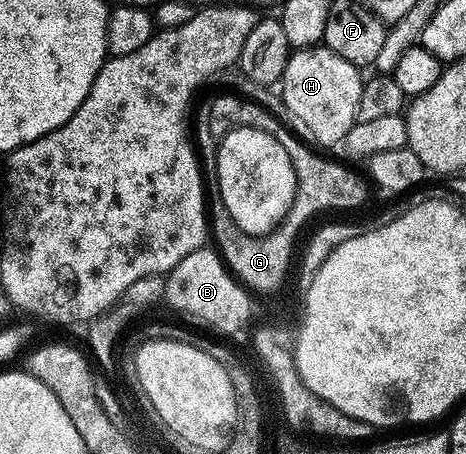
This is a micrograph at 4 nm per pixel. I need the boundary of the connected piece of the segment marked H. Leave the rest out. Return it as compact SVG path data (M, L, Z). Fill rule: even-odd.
M313 47L297 49L289 56L286 71L278 82L278 90L284 96L284 105L292 112L294 120L304 125L304 129L320 145L337 145L343 142L344 137L357 123L358 99L362 99L364 81L360 77L361 70L357 66L346 63L342 55L334 55L327 47Z

